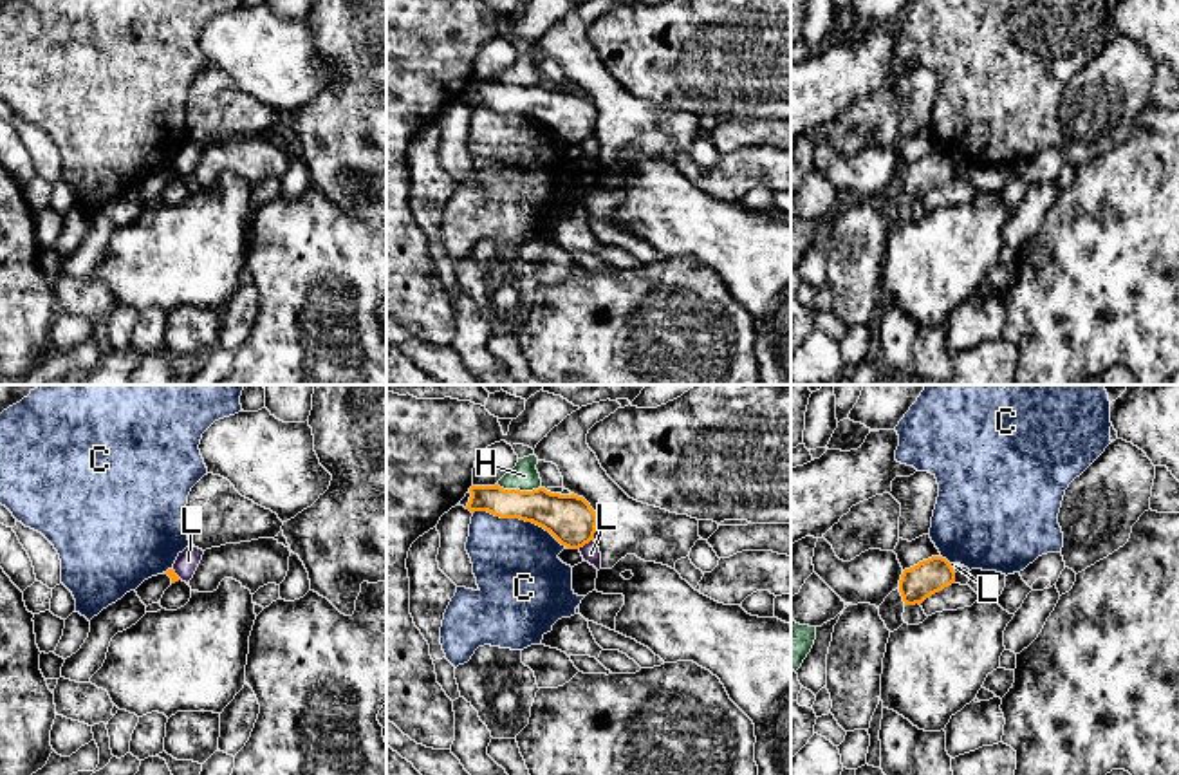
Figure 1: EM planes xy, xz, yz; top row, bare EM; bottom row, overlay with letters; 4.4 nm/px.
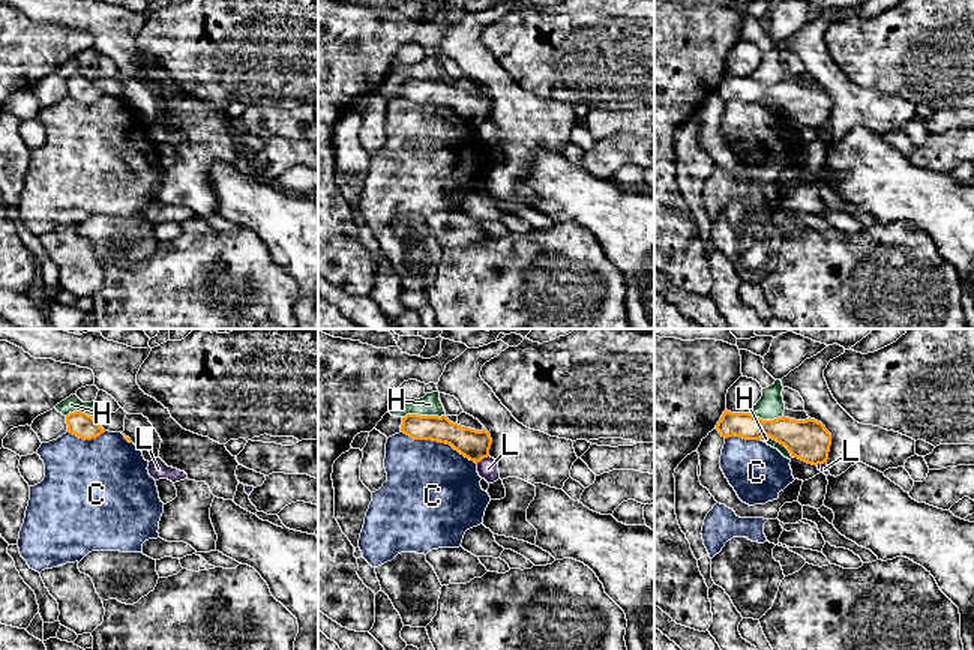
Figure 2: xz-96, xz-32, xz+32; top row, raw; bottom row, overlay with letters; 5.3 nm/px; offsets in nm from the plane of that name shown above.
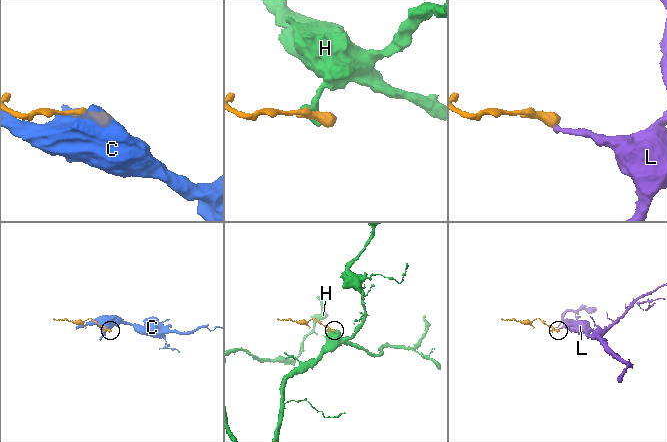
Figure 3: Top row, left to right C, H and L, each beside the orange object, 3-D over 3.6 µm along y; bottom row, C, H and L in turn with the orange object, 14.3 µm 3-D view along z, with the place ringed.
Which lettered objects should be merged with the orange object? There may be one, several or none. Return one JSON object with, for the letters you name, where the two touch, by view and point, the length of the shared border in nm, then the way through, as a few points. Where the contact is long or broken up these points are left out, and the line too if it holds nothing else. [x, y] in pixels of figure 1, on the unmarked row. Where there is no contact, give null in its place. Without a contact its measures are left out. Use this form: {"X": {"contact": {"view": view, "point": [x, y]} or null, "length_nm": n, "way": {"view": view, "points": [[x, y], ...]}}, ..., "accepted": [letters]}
{"accepted": []}

